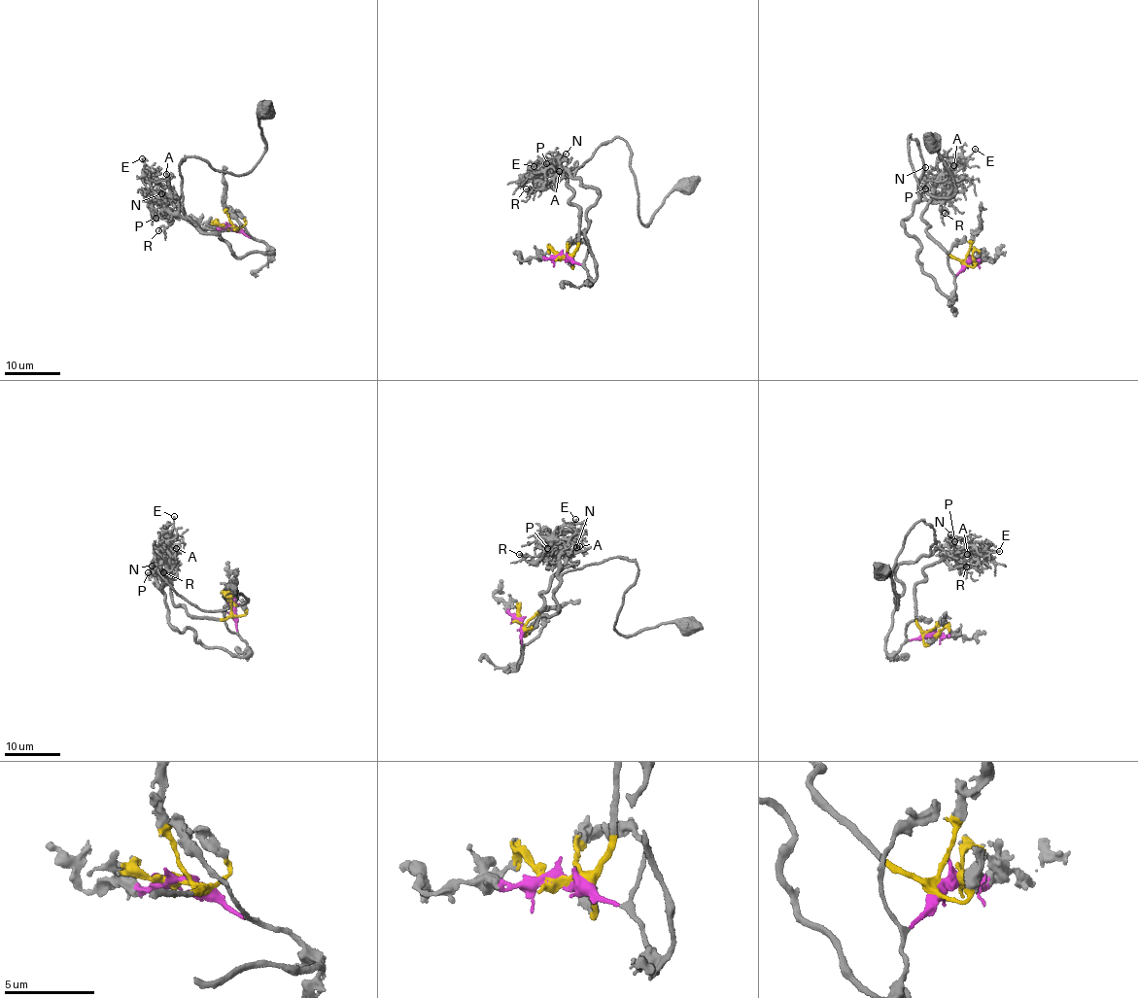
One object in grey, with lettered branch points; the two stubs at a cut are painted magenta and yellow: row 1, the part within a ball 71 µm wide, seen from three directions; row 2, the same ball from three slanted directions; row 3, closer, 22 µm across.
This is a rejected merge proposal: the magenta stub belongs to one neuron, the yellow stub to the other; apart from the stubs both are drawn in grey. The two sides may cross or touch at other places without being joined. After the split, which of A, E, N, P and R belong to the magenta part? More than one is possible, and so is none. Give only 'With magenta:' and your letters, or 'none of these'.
With magenta: N, P, R

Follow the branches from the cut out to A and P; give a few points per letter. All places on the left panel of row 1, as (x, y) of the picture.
A: (232, 226), (236, 227), (215, 233), (193, 225), (171, 192), (165, 173)
P: (232, 226), (266, 243), (272, 251), (240, 258), (219, 234), (199, 230), (190, 219), (166, 211), (155, 218)

